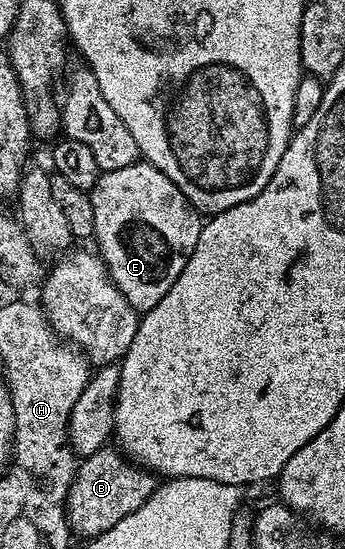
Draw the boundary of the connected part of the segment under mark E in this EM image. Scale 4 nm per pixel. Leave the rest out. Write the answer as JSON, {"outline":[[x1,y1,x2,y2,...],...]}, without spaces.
{"outline":[[139,162,132,166,124,166,124,170,112,170,101,173,90,193,92,210,96,214,96,226,94,227,93,243,96,251,106,264,108,274,112,282,128,298,128,302,139,314,145,314,172,290,172,282,180,278,180,270,184,270,184,262,196,250,196,238,200,238,204,220,197,208,191,204,190,199,178,189,176,182,168,178,156,166]]}

